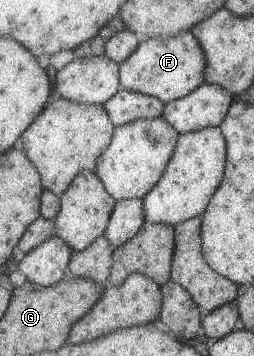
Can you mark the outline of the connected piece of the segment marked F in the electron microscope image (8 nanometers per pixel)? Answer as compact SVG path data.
M188 30L175 36L142 38L138 49L128 59L120 63L120 68L122 88L157 97L167 104L186 97L205 82L206 54L202 49L201 41L194 35L192 30Z

